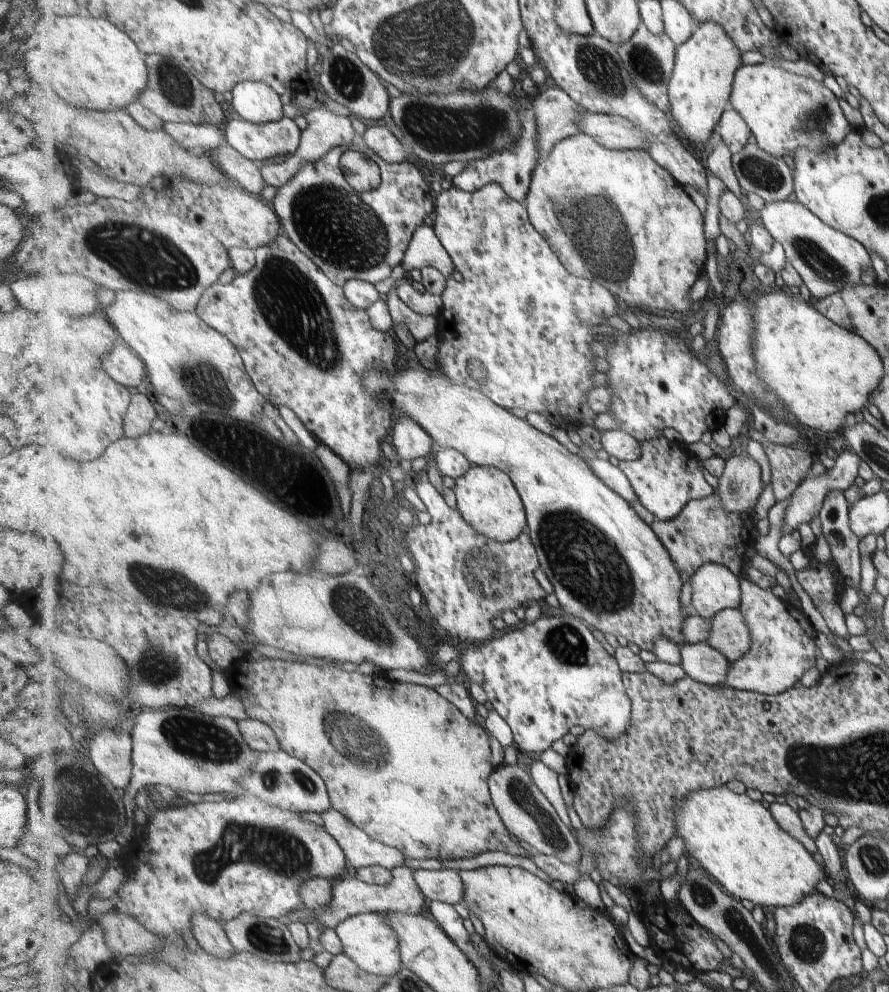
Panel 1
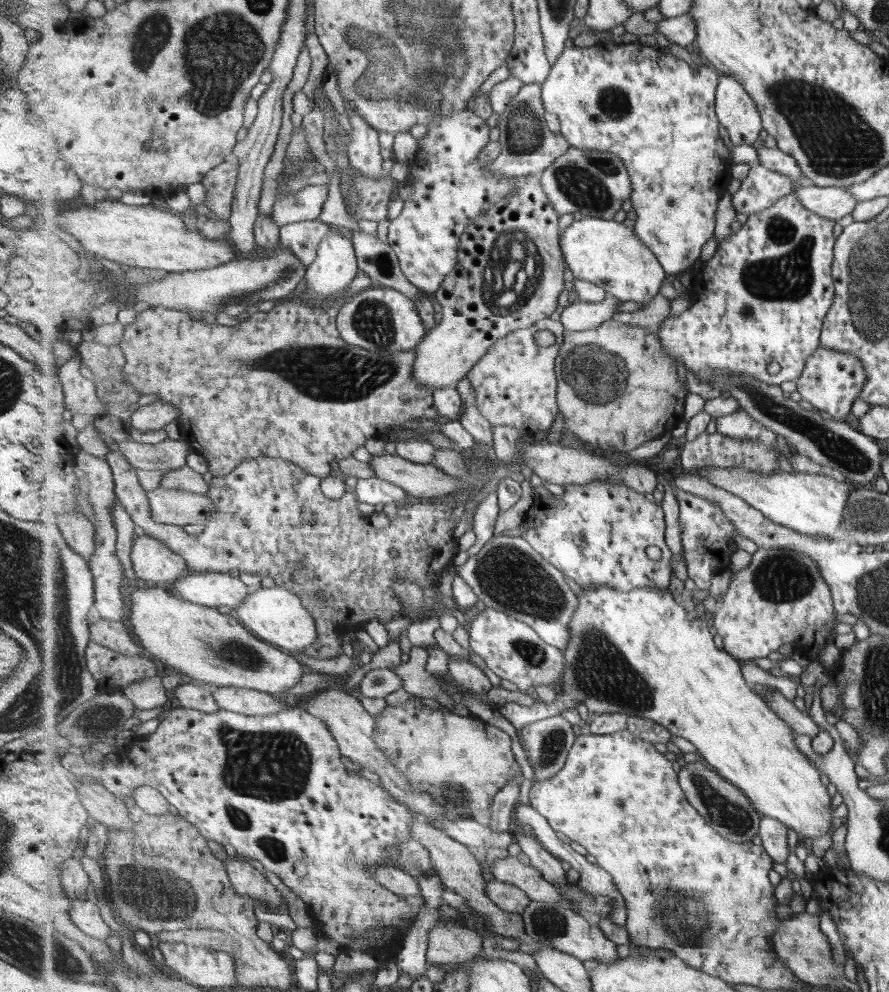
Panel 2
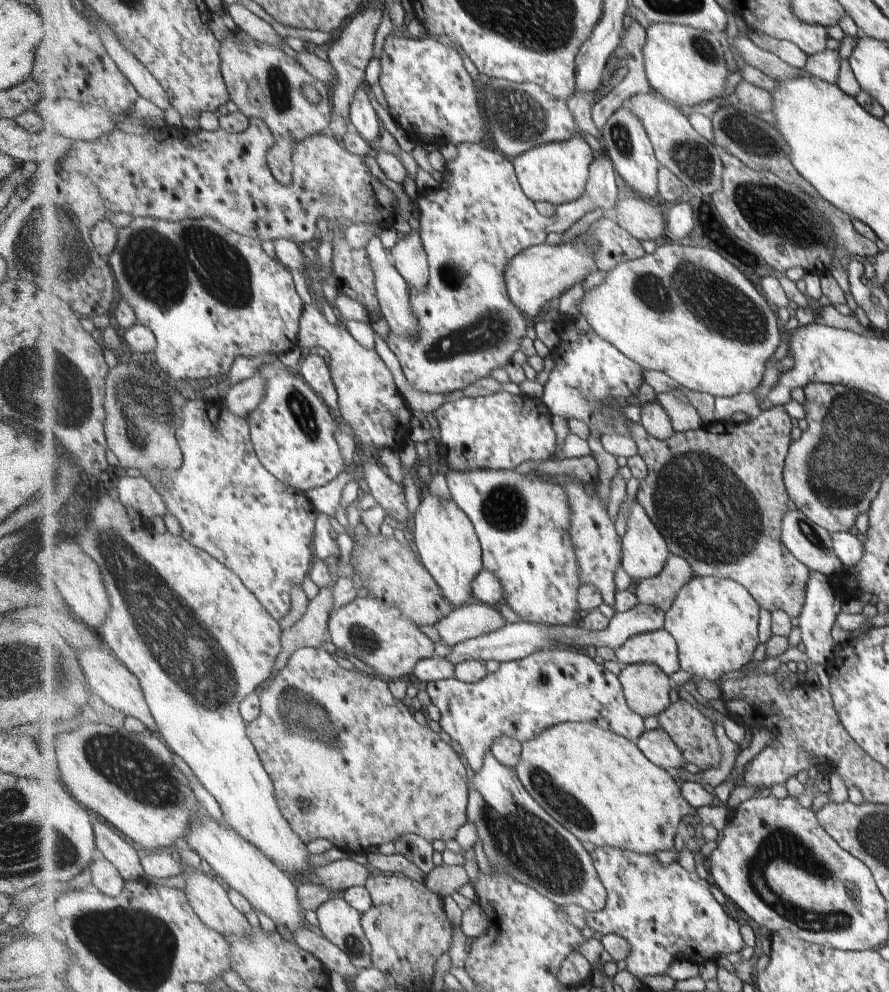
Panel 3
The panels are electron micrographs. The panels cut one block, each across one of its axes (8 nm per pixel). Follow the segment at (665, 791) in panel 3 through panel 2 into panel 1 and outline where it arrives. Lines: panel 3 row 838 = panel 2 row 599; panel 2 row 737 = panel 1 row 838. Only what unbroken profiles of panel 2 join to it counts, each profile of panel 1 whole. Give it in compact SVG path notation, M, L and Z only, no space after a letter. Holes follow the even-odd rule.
M723 785L711 790L691 792L675 804L677 836L684 840L684 851L690 861L698 862L710 872L729 894L740 900L750 900L762 908L797 906L801 900L817 892L815 886L822 880L831 881L823 863L813 860L810 851L801 841L785 832L771 812L749 794L733 792Z

